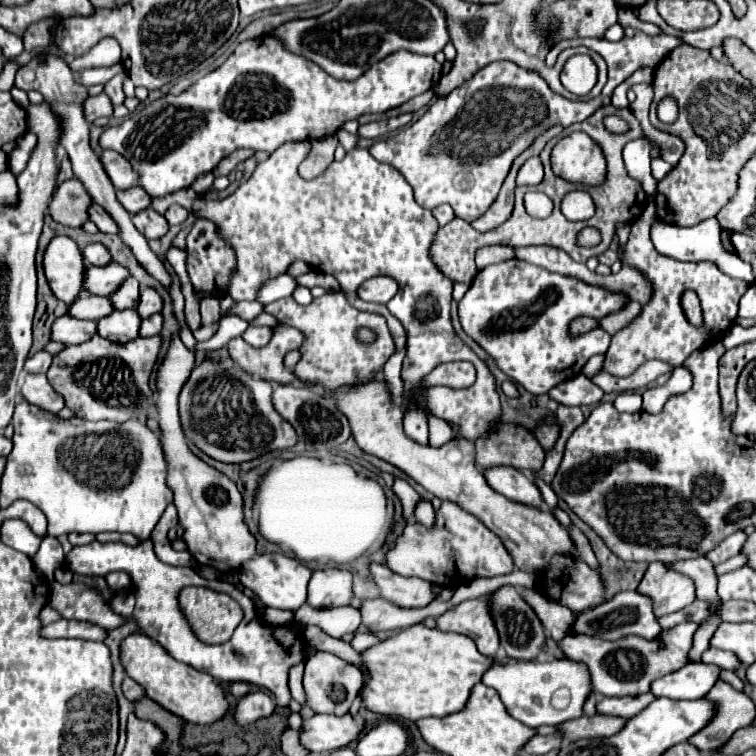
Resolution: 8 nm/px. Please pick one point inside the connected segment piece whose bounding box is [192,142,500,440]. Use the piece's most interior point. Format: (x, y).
(359, 219)

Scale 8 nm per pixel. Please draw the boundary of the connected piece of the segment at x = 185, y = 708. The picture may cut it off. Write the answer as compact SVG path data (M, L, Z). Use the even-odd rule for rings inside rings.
M134 632L122 640L120 660L126 674L144 688L150 700L156 700L156 704L160 704L174 716L182 718L184 722L212 724L220 720L228 708L222 688L214 682L212 676L194 670L192 666L186 666L182 662L176 662L172 656L164 652L164 648L158 642L154 642L146 634Z

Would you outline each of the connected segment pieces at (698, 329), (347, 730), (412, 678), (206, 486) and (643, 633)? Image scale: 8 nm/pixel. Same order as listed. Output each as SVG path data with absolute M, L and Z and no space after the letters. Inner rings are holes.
M650 202L642 216L632 222L630 238L620 248L620 262L636 268L652 286L652 298L642 304L642 312L622 330L618 330L612 336L612 344L606 352L604 368L610 374L616 376L628 376L632 374L644 360L662 360L670 366L680 366L692 352L710 346L712 342L720 340L726 330L734 324L736 312L738 312L738 300L748 290L748 282L730 278L714 262L678 262L674 258L662 256L650 238L650 228L658 220L656 216L656 204ZM684 290L696 290L700 302L704 302L704 320L702 326L694 326L688 322L684 310L682 310L682 294Z
M314 714L312 718L302 722L300 744L310 752L332 752L356 740L362 728L364 726L358 724L350 714Z
M424 624L410 626L362 652L368 676L360 688L362 708L410 722L426 716L442 718L464 708L472 686L490 666L492 660L482 656L468 636L430 630Z
M174 332L170 348L156 370L156 412L160 426L160 444L168 464L168 488L174 494L174 506L178 508L178 524L184 530L182 540L188 546L188 552L200 566L216 568L222 574L234 572L242 562L256 556L256 540L248 532L248 526L242 520L242 496L236 484L226 478L216 468L202 462L186 444L180 416L178 416L178 394L188 380L194 368L194 354L182 344L180 336Z
M620 592L612 600L594 606L588 612L582 612L572 624L572 634L586 634L602 640L620 640L626 636L640 636L644 640L654 640L660 634L660 626L652 614L652 600L640 596L638 592Z

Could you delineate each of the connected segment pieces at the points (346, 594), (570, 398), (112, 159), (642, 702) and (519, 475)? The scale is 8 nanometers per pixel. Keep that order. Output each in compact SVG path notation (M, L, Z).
M340 568L316 570L308 586L308 604L312 608L348 606L352 596L352 574Z
M584 374L568 378L568 380L564 380L564 384L558 384L556 388L552 388L552 392L548 392L548 396L552 400L556 400L558 404L564 404L564 406L597 404L603 395L603 390L594 386L592 380L586 378Z
M104 150L100 154L100 162L116 190L124 190L136 184L136 172L132 172L132 166L128 164L128 160L124 160L124 156L120 156L118 152Z
M652 694L642 696L624 696L624 698L602 698L596 702L596 712L606 716L620 716L628 718L640 712L644 706L648 706L654 700Z
M498 466L498 468L486 470L484 476L486 476L486 482L490 484L490 488L500 492L508 500L514 500L518 504L526 504L532 508L542 508L544 498L528 474L524 474L516 468Z

